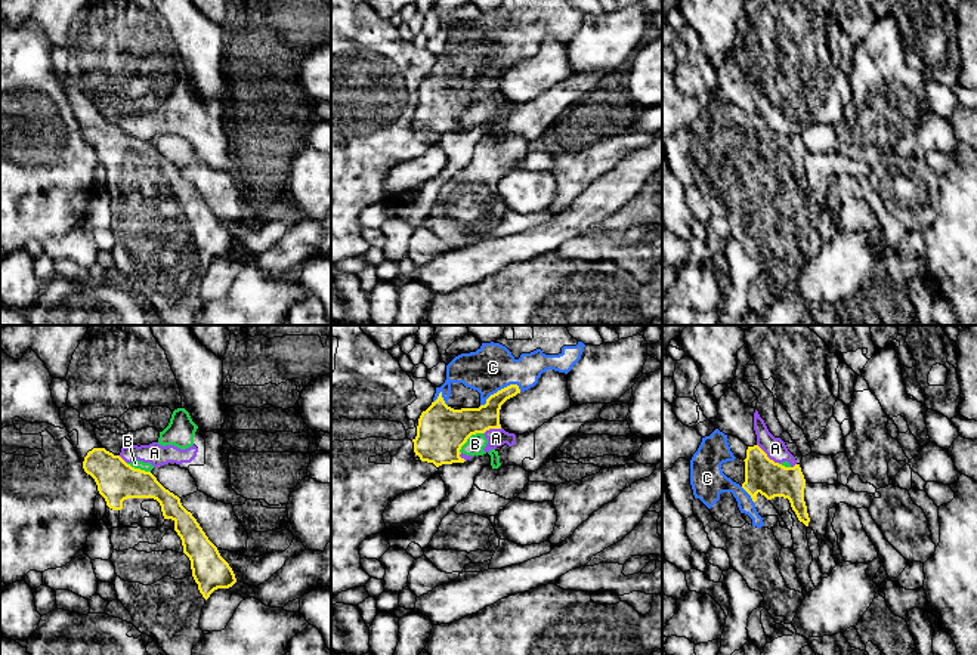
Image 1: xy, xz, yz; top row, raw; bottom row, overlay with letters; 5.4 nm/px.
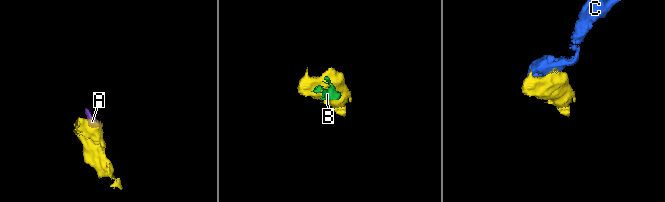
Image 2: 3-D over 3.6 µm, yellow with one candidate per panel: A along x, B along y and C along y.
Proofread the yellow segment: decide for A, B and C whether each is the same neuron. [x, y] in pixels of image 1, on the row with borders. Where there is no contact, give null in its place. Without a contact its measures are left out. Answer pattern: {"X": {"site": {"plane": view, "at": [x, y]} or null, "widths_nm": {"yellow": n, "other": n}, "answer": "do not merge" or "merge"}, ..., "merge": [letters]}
{"A": {"site": {"plane": "yz", "at": [766, 456]}, "widths_nm": {"yellow": 190, "other": 120}, "answer": "do not merge"}, "B": {"site": {"plane": "xz", "at": [467, 438]}, "widths_nm": {"yellow": 280, "other": 100}, "answer": "do not merge"}, "C": {"site": {"plane": "xz", "at": [501, 389]}, "widths_nm": {"yellow": 150, "other": 260}, "answer": "merge"}, "merge": ["C"]}

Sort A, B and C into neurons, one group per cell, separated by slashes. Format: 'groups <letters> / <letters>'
groups A B / C

